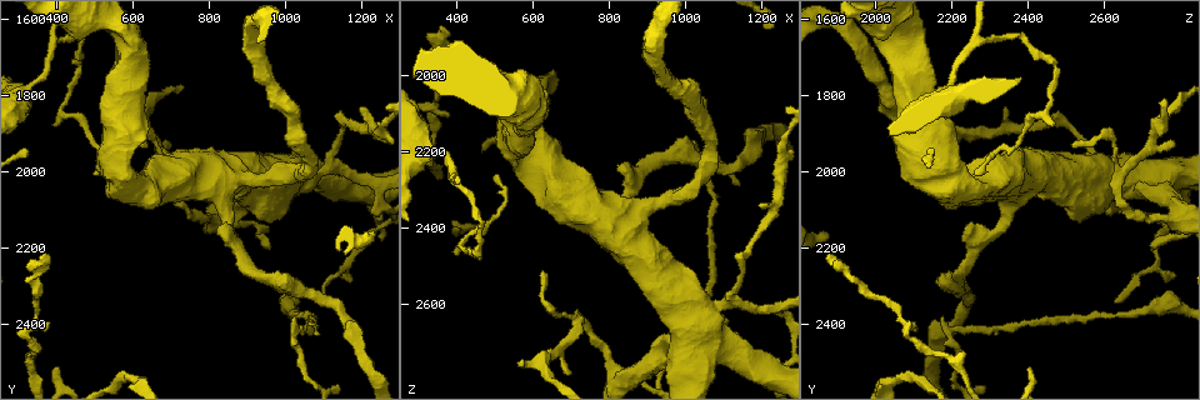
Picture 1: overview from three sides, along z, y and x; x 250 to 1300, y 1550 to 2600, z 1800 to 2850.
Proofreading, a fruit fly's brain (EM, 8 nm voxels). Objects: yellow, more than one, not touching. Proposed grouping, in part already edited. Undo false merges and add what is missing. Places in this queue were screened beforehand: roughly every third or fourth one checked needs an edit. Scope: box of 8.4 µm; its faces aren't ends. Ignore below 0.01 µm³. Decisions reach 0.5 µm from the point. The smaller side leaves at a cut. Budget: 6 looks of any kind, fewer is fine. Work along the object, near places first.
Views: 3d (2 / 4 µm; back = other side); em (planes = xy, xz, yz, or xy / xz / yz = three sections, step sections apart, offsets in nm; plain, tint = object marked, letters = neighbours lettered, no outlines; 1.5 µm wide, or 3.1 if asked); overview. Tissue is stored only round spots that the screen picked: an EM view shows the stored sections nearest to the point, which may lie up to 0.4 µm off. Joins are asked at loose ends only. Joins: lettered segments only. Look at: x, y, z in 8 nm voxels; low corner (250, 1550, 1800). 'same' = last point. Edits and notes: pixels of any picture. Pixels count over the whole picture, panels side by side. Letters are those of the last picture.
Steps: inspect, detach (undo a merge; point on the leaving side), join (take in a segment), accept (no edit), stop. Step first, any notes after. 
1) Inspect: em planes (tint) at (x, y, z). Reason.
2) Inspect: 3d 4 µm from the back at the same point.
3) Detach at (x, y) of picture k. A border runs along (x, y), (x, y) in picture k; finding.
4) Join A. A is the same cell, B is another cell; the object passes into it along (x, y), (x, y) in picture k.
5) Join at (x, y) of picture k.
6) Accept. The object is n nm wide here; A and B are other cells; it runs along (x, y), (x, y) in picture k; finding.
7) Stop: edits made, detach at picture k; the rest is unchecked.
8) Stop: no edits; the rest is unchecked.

Inspect: em xz step 8 (letters) at (1190, 1835, 2335). Branch stops here.

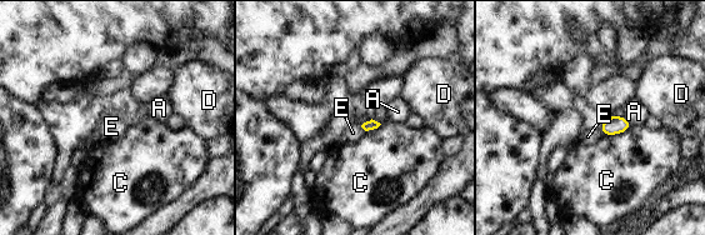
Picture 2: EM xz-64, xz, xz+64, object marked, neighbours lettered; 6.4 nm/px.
Accept. A, C, D and E are other cells; a border runs along (360, 125), (365, 130) in picture 2; none of them fits.

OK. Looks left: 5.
Inspect: em yz step 4 (tint) at (345, 2330, 2005). Narrows sharply.

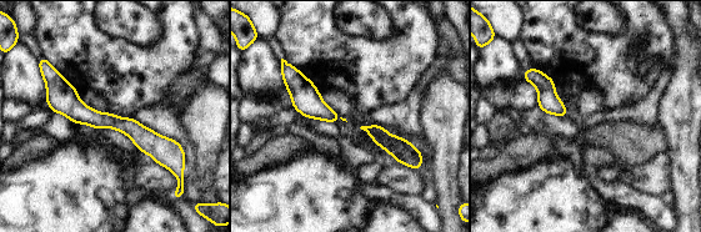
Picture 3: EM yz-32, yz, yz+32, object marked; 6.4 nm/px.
Inspect: em planes (letters) at the same point. Another direction.

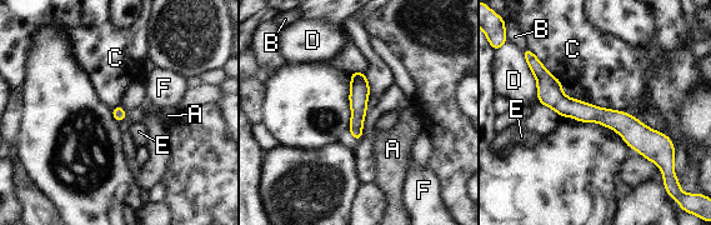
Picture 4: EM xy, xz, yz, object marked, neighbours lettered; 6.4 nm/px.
Accept. The object is 90 nm wide here; A, B, C, D, E and F are other cells; it runs along (537, 71), (567, 106), (619, 120), (662, 153) in picture 4; one neuron here.

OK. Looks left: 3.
Inspect: 3d 4 µm at (1025, 2410, 2200). Abrupt turn.

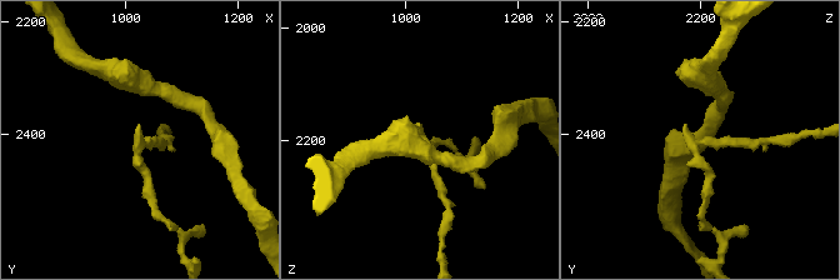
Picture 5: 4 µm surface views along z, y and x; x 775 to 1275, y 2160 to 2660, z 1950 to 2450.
Inspect: em xz step 8 (tint) at (1035, 2415, 2195).

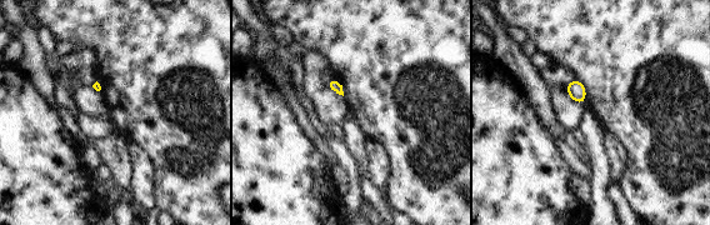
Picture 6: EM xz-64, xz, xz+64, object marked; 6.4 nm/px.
Inspect: em planes (letters) at the same point.

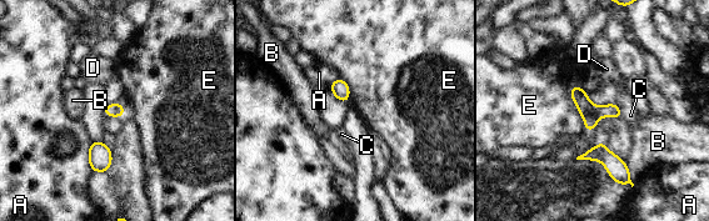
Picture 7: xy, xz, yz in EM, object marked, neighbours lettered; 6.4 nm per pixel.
Accept. A, B, C, D and E are other cells; continuous, no second neuron.

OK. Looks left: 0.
Stop: no edits; the rest is unchecked.

